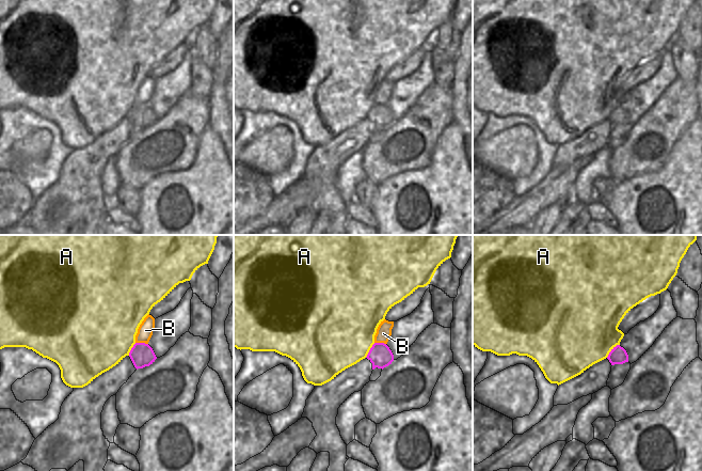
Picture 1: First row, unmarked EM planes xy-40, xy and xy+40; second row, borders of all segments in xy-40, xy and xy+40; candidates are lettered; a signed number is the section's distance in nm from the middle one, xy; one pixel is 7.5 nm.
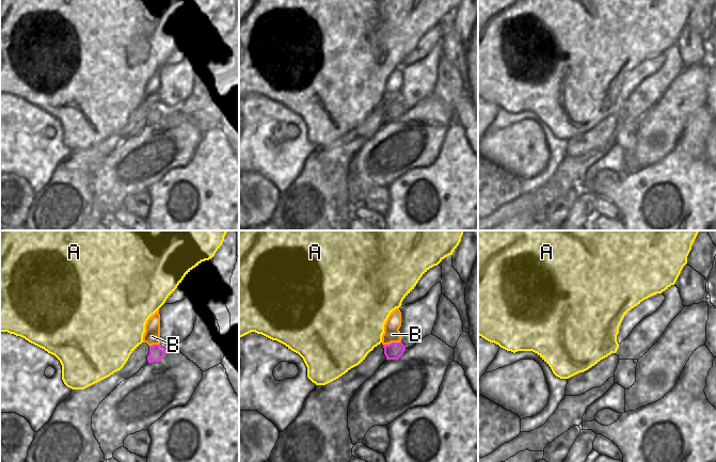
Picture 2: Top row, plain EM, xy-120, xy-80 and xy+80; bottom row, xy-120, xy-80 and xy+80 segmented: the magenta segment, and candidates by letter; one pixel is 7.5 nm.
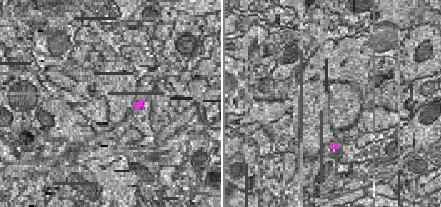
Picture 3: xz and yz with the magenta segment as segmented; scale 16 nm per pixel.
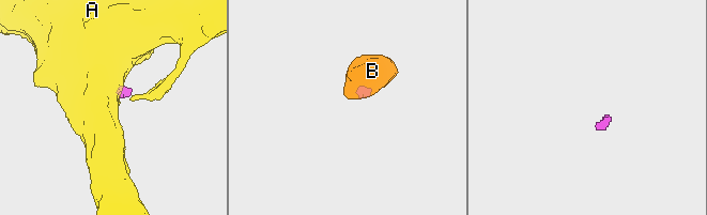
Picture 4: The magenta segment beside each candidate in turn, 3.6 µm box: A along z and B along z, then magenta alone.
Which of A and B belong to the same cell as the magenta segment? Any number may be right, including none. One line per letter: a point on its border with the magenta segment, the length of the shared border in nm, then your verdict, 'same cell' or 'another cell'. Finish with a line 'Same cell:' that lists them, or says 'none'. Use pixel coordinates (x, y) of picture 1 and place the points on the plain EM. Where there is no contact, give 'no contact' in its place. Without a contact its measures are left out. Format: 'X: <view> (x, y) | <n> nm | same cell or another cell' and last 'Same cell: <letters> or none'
A: xy+40 (611, 111) | 140 nm | another cell
B: xy-40 (142, 104) | 100 nm | same cell
Same cell: B

